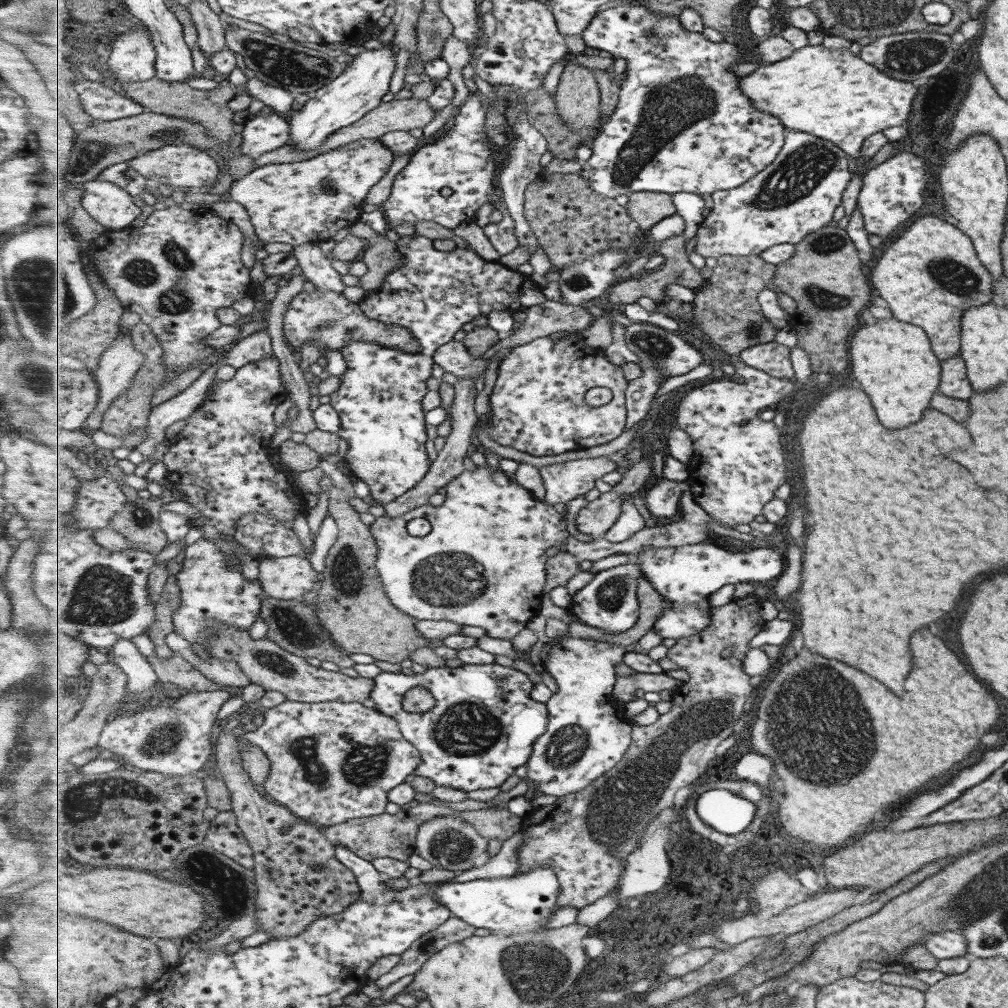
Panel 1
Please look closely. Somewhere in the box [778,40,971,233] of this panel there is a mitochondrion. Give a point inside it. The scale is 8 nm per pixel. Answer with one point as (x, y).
(941, 88)

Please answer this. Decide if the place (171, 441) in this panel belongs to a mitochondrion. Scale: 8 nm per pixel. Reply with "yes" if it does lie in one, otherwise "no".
no

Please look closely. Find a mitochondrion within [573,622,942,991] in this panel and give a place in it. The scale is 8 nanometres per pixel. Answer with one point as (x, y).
(821, 727)

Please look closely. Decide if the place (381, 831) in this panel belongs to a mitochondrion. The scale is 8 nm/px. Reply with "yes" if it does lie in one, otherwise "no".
no

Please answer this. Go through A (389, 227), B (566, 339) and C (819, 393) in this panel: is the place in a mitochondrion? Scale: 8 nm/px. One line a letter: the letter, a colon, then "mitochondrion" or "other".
A: other
B: other
C: other

